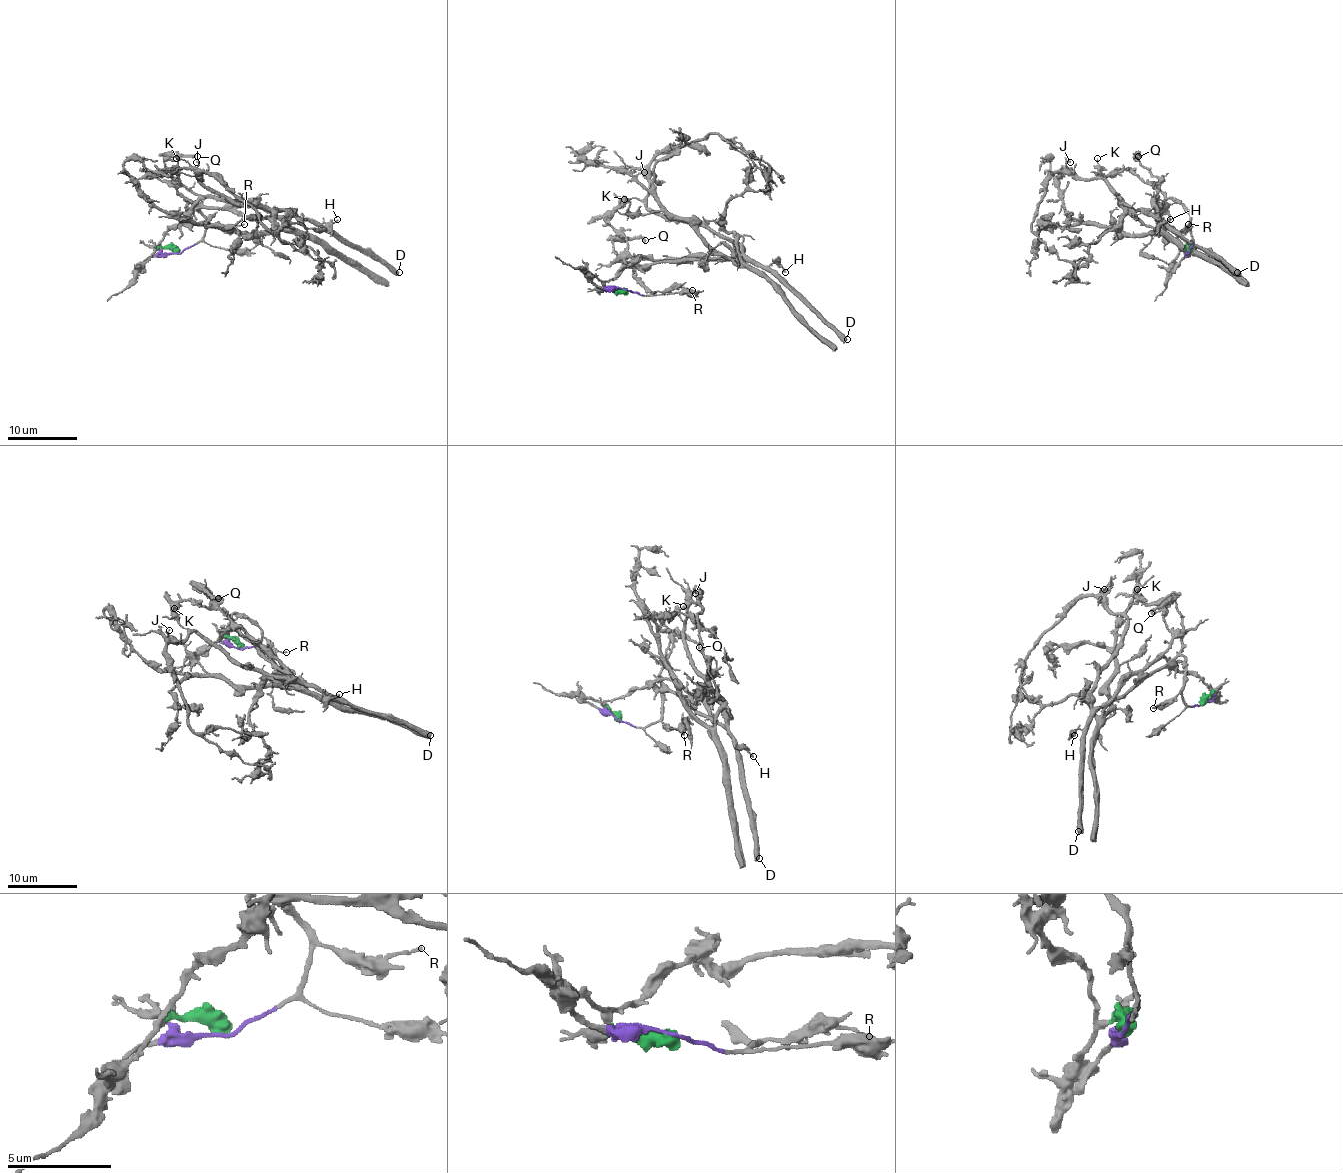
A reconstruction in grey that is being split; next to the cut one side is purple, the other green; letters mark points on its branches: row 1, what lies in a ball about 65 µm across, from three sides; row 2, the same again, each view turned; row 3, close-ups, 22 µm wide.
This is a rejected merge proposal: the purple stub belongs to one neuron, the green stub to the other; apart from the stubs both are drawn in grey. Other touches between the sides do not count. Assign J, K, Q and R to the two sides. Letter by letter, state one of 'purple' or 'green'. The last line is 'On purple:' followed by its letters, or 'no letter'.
J: purple
K: purple
Q: purple
R: purple
On purple: J, K, Q, R

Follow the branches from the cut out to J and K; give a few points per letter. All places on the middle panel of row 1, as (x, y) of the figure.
J: (625, 290), (654, 293), (633, 272), (639, 267), (742, 255), (698, 225), (654, 214), (646, 167), (644, 172)
K: (625, 290), (654, 293), (633, 272), (639, 267), (742, 253), (707, 228), (625, 198)

